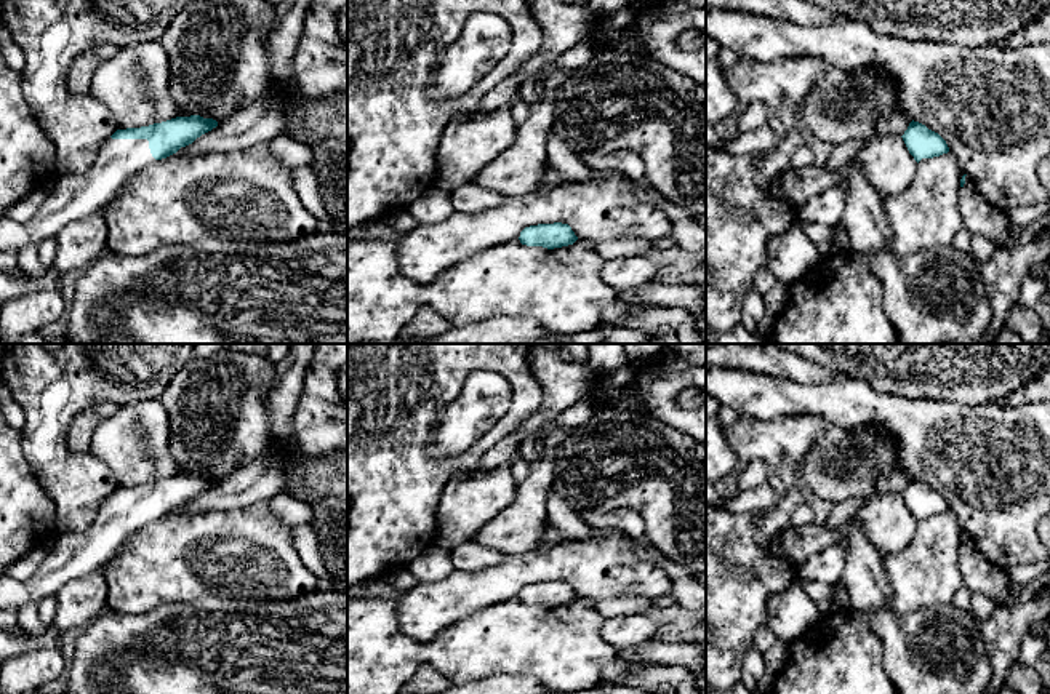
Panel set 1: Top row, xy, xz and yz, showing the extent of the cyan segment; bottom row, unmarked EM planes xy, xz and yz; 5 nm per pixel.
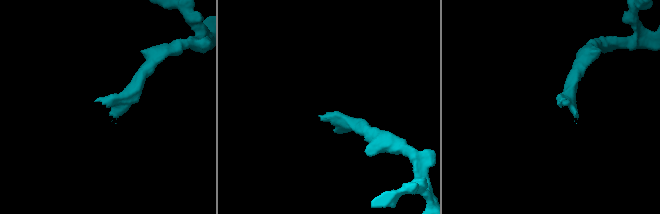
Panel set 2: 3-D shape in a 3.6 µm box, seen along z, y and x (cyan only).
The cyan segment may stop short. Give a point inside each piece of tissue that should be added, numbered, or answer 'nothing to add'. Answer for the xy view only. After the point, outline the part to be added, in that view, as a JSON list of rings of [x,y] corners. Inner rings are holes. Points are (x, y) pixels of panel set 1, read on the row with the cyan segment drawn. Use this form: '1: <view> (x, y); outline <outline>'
1: xy (72, 197); outline [[[106,139],[93,166],[82,174],[59,176],[46,201],[27,224],[0,217],[0,251],[19,251],[56,238],[67,224],[99,213],[125,181],[157,162],[147,139]]]

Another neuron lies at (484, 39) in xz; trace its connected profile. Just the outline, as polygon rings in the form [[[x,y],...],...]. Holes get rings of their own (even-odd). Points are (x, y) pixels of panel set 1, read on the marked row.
[[[485,11],[471,14],[458,38],[435,61],[427,98],[443,101],[479,88],[509,48],[509,29],[503,18]]]

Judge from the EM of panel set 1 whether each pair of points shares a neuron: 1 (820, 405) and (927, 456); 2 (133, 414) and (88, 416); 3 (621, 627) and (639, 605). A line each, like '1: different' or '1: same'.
1: same
2: different
3: different

